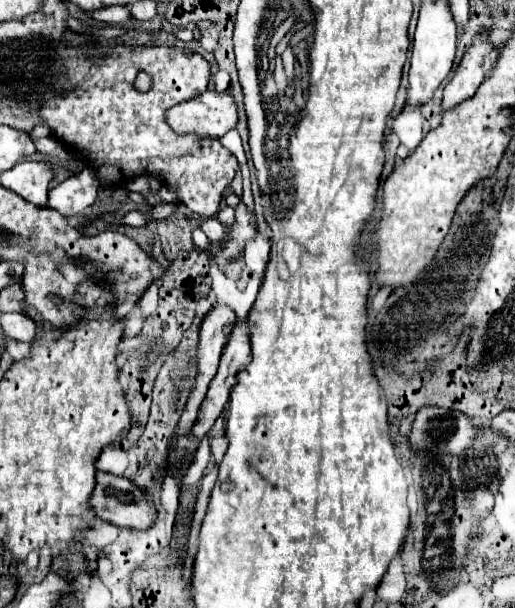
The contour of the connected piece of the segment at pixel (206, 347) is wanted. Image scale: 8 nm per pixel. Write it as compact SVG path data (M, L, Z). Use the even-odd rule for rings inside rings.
M213 305L213 309L207 313L203 325L201 325L201 331L199 331L199 349L197 349L197 377L195 377L195 385L191 389L191 395L189 395L189 401L187 401L187 407L179 419L179 425L177 425L177 431L173 435L173 439L177 439L179 435L185 435L193 425L195 425L195 419L197 419L197 413L199 413L199 407L205 399L205 393L207 393L207 387L211 383L211 379L215 377L217 373L217 367L219 367L219 359L221 359L221 353L223 353L223 347L227 345L227 339L233 331L233 325L235 325L237 317L235 313L227 307L227 305Z

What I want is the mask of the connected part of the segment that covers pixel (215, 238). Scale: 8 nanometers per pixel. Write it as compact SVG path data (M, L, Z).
M205 219L199 223L199 227L213 245L219 245L225 239L225 227L219 223L219 219Z

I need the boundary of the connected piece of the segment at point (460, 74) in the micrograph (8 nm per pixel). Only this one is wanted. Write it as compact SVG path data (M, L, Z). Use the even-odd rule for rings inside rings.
M483 31L473 39L471 47L465 51L455 71L455 77L445 85L443 111L453 109L471 95L475 95L475 91L479 89L491 67L493 67L493 43L489 39L489 31Z

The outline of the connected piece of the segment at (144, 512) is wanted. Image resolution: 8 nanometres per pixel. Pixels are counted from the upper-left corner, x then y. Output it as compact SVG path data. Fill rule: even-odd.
M103 471L95 475L95 491L91 493L89 507L99 519L119 527L147 529L155 519L155 507L141 489L125 477Z

